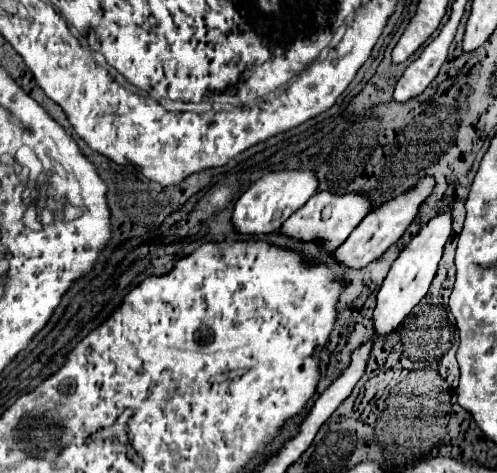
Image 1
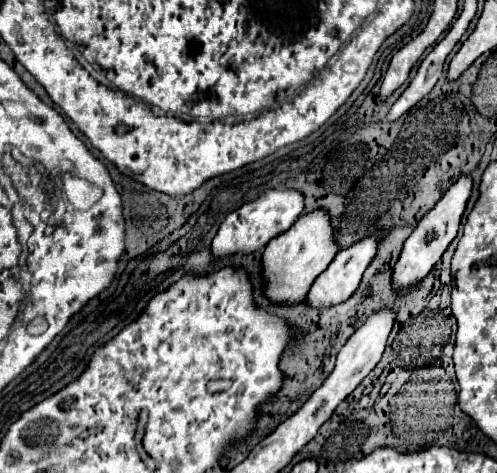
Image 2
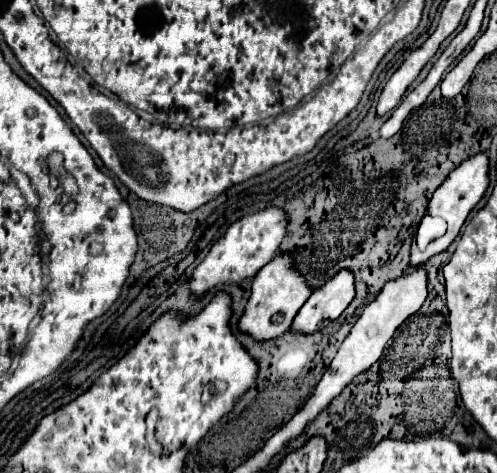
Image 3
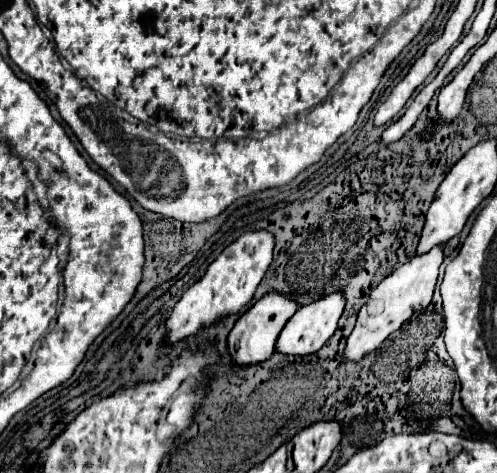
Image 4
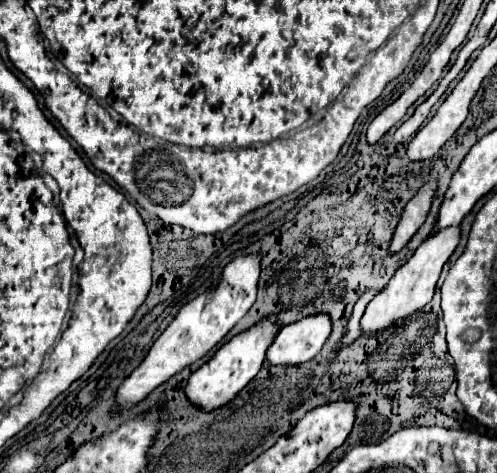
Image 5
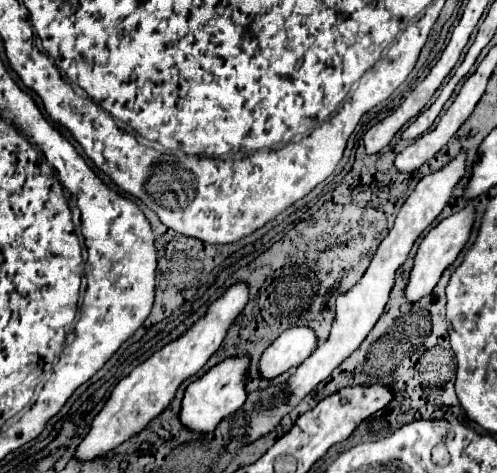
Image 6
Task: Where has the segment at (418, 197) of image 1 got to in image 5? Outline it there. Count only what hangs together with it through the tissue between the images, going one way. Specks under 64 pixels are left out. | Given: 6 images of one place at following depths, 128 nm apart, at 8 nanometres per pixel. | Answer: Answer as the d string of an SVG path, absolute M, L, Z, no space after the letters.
M326 314L308 316L294 324L284 326L270 344L266 358L270 364L302 364L312 360L320 348L324 346L326 338L330 336L332 324Z

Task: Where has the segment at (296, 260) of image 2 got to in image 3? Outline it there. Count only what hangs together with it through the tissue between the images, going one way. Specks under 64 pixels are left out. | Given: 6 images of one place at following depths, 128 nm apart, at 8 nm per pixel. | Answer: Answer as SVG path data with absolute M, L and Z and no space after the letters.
M286 254L276 256L258 272L256 280L252 282L252 296L244 308L242 318L238 320L240 332L252 336L258 342L276 340L276 336L282 336L290 328L294 316L304 306L310 294L312 290L308 288L304 278L292 268L292 258L288 258Z

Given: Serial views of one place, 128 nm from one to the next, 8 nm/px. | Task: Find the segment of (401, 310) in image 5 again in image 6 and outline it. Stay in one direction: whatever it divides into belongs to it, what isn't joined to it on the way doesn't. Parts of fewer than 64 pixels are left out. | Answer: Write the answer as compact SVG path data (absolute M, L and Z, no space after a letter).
M466 204L462 210L444 218L438 226L434 226L424 236L424 240L420 242L418 254L414 258L414 268L410 272L410 280L408 280L408 286L406 286L406 296L408 296L410 302L420 300L422 296L428 296L434 290L442 272L458 258L458 254L466 246L466 242L470 238L470 232L472 232L472 226L474 226L474 220L476 220L476 208L472 204Z

